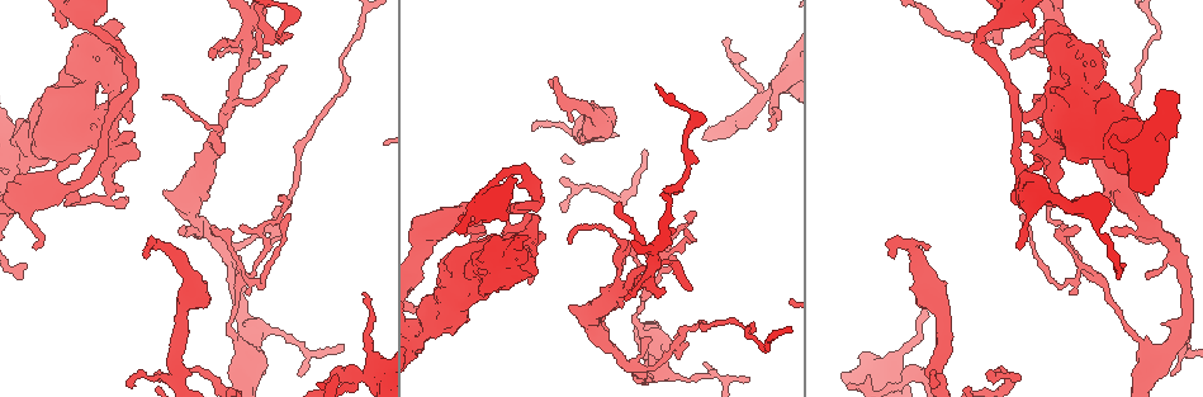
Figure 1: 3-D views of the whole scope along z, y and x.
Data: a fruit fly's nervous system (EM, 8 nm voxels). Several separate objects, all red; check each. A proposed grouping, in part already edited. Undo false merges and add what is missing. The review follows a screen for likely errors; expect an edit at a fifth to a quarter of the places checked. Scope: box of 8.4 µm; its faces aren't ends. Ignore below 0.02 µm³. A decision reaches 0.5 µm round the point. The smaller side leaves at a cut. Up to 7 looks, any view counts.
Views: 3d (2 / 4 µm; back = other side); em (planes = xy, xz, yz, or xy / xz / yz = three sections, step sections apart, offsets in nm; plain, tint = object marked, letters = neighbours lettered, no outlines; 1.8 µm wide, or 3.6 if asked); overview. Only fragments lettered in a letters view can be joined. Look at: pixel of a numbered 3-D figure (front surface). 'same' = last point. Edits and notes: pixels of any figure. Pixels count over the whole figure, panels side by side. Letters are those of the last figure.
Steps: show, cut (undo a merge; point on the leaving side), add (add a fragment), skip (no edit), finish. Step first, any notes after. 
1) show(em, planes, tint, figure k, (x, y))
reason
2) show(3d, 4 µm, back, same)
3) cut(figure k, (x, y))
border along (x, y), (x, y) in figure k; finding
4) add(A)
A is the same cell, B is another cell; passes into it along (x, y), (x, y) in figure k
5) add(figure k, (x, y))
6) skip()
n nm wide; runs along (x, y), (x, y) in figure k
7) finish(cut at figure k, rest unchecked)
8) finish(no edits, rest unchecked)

show(3d, 2 µm, figure 1, (1138, 237))
free end

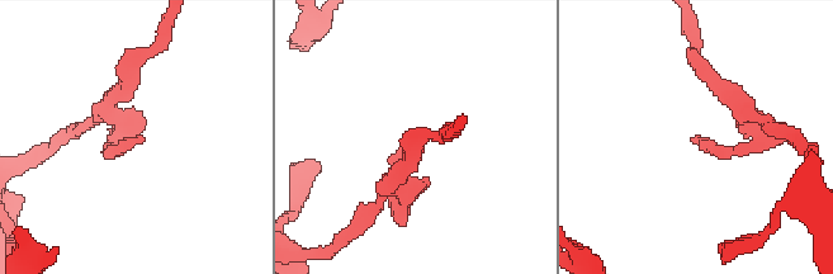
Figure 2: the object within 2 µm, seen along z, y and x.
show(em, planes, letters, figure 2, (695, 137))

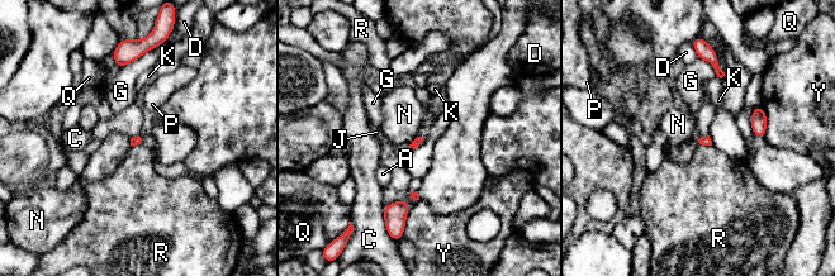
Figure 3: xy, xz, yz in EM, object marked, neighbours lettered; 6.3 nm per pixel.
skip()
Y touches over 220 nm; A, C, D, G, J, K, N, P, Q, R and Y are other cells; none of them fits

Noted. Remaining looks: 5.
show(3d, 4 µm, figure 1, (147, 255))
an open end

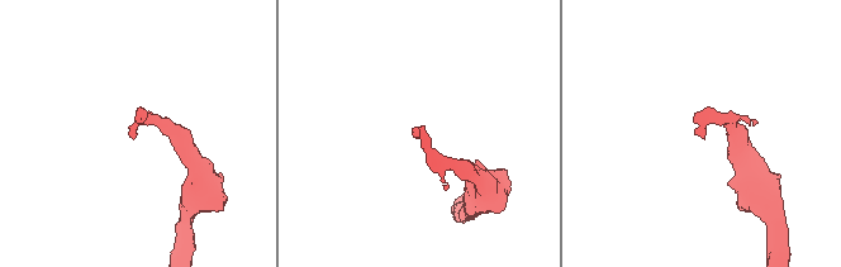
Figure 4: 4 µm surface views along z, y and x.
show(em, planes, letters, figure 4, (421, 136))

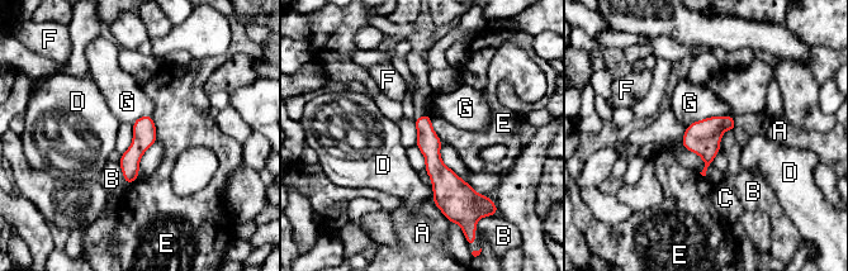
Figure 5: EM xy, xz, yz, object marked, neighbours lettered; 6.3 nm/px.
skip()
140 nm wide; G touches over 320 nm; A, B, C, D, E, F and G are other cells; none of them fits

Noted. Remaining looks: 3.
show(3d, 4 µm, figure 1, (112, 153))
thick turns thin

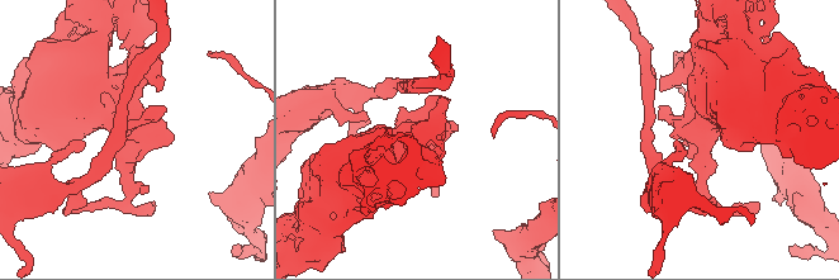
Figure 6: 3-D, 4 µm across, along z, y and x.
show(em, 3.6 µm, xy, step 4, tint, figure 6, (130, 134))
now the EM

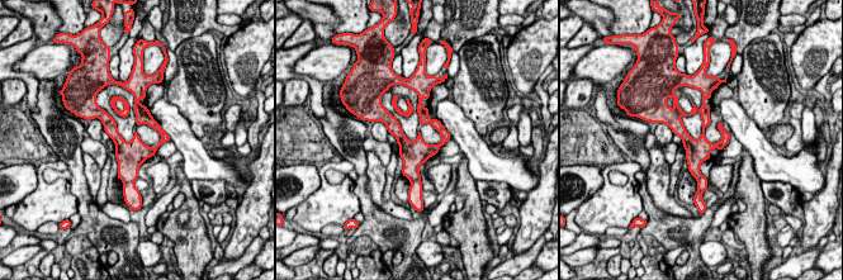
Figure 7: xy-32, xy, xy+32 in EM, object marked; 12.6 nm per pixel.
show(em, 3.6 µm, planes, letters, same)

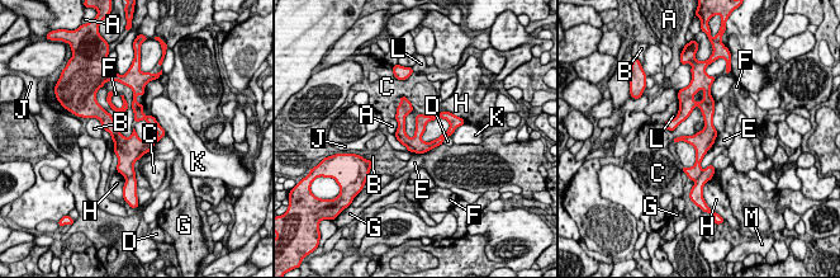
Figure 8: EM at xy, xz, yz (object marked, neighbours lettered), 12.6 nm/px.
cut(figure 8, (129, 191))
A, B, C, D, E, F, G, H, J, K, L and M are other cells; border along (134, 174), (126, 179) in figure 8; a second neuron is stuck on

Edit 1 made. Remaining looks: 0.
finish(cut at figure 8, rest unchecked)

